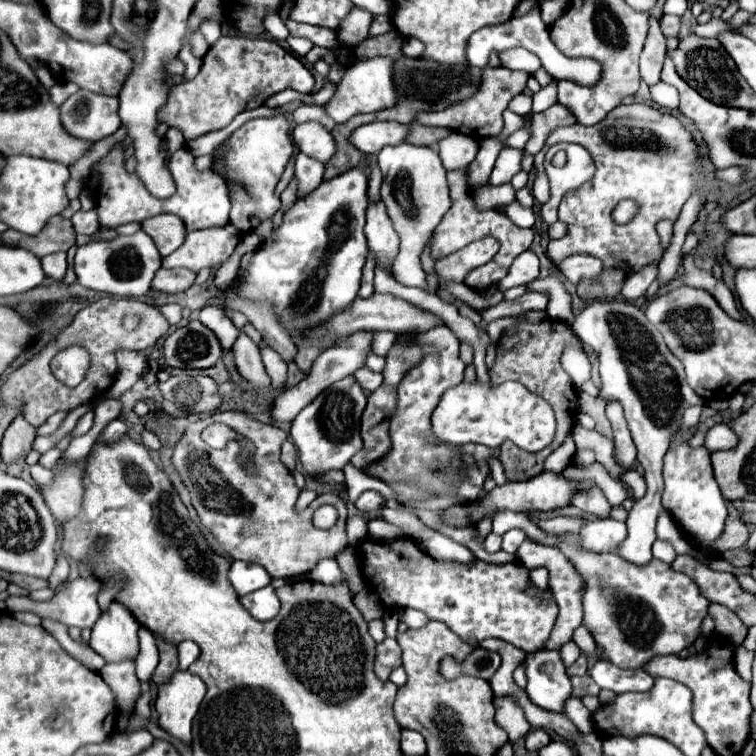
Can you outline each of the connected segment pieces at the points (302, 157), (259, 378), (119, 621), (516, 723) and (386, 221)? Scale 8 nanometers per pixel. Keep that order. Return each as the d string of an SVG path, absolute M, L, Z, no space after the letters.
M305 153L297 155L297 163L295 163L295 177L299 181L297 197L307 195L323 181L323 169L325 165L321 161L315 161L313 157L307 157Z
M241 333L235 341L235 349L233 349L233 357L235 357L235 365L241 373L241 377L251 383L257 389L265 389L271 385L271 379L265 371L265 365L261 361L261 353L257 349L257 345L245 335Z
M113 601L109 611L99 617L91 631L91 649L107 663L133 661L139 655L139 623L121 603Z
M511 697L493 699L495 705L495 723L509 735L509 743L525 737L529 733L529 723L521 711L521 707Z
M369 201L365 235L367 235L369 249L377 257L377 265L391 269L391 263L399 253L399 235L395 233L391 219L387 217L387 209L383 209L381 201L377 203Z

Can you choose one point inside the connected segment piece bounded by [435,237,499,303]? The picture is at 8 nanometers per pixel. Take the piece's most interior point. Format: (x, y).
(454, 267)

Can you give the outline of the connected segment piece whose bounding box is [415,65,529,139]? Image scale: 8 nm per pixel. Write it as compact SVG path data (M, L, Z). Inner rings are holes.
M485 67L483 69L483 81L479 83L479 89L475 95L467 97L467 101L459 101L459 105L449 105L447 109L439 113L419 113L415 117L417 123L421 125L437 125L437 127L447 127L451 131L469 135L473 139L487 139L487 137L497 137L503 131L503 117L501 113L507 109L509 101L525 91L527 85L527 73L523 71L509 71L505 67Z

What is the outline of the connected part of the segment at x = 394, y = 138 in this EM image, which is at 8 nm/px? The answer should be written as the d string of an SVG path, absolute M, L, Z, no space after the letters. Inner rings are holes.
M395 121L387 123L367 123L355 129L349 137L349 141L363 151L365 155L377 155L387 145L399 145L407 139L409 125L401 125Z

